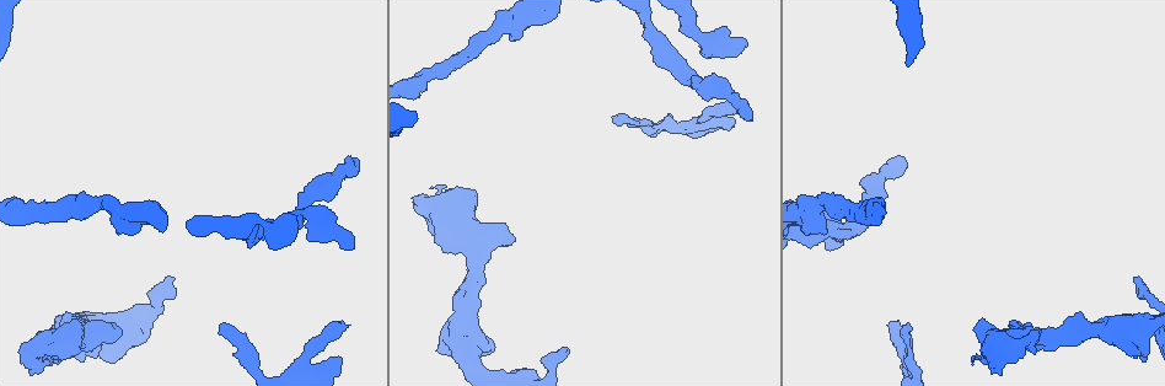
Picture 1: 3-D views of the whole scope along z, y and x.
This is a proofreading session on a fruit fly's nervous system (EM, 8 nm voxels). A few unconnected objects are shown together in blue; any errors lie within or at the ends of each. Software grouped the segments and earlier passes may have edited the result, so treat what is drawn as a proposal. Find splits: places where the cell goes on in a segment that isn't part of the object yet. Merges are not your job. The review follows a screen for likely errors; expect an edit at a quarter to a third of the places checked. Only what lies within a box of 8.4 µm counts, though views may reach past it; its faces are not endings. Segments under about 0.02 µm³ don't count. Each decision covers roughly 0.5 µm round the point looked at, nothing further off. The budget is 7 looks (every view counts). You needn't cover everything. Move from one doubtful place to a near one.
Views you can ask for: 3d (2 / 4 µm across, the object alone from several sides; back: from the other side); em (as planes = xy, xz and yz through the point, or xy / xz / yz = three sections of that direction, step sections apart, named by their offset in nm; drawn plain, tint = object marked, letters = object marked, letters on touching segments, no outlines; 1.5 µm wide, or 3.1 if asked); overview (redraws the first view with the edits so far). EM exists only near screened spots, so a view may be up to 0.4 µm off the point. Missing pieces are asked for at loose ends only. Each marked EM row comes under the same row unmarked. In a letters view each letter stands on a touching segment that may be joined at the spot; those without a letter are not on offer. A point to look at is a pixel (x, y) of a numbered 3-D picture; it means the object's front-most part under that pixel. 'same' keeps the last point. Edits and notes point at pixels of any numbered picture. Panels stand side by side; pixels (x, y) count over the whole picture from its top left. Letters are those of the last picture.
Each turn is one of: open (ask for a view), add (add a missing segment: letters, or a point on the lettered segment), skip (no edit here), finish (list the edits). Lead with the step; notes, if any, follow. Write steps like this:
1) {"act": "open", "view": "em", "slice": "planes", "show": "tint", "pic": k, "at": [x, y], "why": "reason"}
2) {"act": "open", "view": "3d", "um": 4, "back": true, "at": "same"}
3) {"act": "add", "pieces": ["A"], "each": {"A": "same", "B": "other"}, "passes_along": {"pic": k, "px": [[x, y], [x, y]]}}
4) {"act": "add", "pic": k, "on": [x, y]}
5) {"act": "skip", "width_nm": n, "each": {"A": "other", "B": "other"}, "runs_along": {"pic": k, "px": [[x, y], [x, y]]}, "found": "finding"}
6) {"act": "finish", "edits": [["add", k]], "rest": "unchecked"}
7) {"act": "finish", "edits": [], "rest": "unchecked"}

{"act": "open", "view": "em", "slice": "planes", "show": "letters", "pic": 1, "at": [898, 325], "why": "branch stops here"}

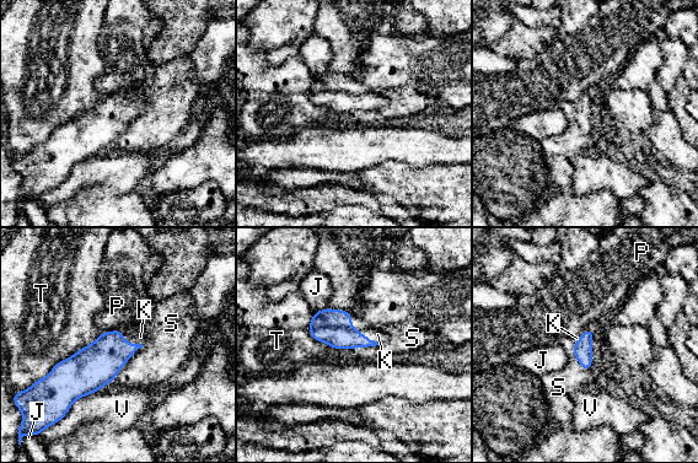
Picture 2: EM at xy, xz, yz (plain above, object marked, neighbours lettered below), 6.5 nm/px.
{"act": "add", "pieces": ["K"], "each": {"J": "other", "K": "same", "P": "other", "S": "other", "T": "other", "V": "other"}, "passes_along": {"pic": 2, "px": [[97, 364], [129, 343], [140, 337]]}, "found": "it goes on there"}

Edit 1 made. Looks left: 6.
{"act": "open", "view": "em", "slice": "planes", "show": "letters", "pic": 1, "at": [832, 246], "why": "free end"}

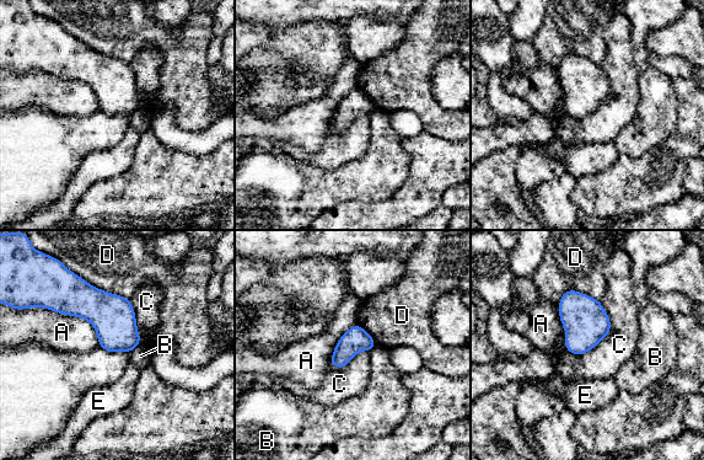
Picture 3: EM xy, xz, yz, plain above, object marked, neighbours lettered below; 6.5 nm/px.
{"act": "skip", "width_nm": 170, "each": {"A": "other", "B": "other", "C": "other", "D": "other", "E": "other"}, "found": "none of them fits"}

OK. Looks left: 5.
{"act": "open", "view": "em", "slice": "planes", "show": "letters", "pic": 1, "at": [1035, 354], "why": "free end"}

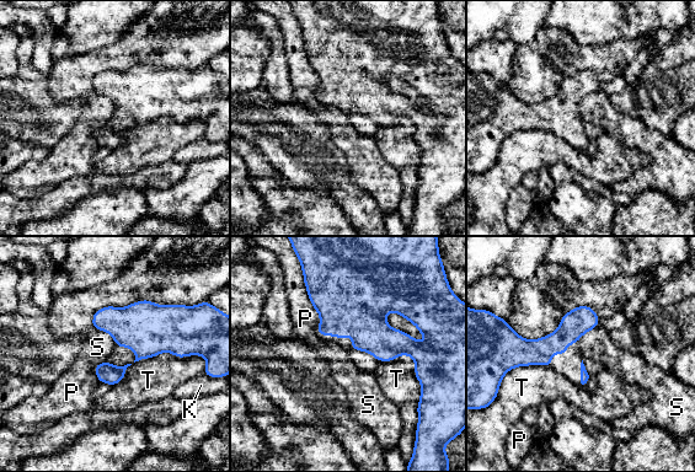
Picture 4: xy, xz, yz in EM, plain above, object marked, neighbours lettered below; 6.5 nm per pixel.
{"act": "skip", "each": {"K": "other", "P": "other", "S": "other", "T": "other"}, "border": {"pic": 4, "px": [[385, 315], [390, 326], [424, 343]]}, "found": "none of them fits"}

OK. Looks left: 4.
{"act": "finish", "edits": [["add", 2]], "rest": "unchecked"}

